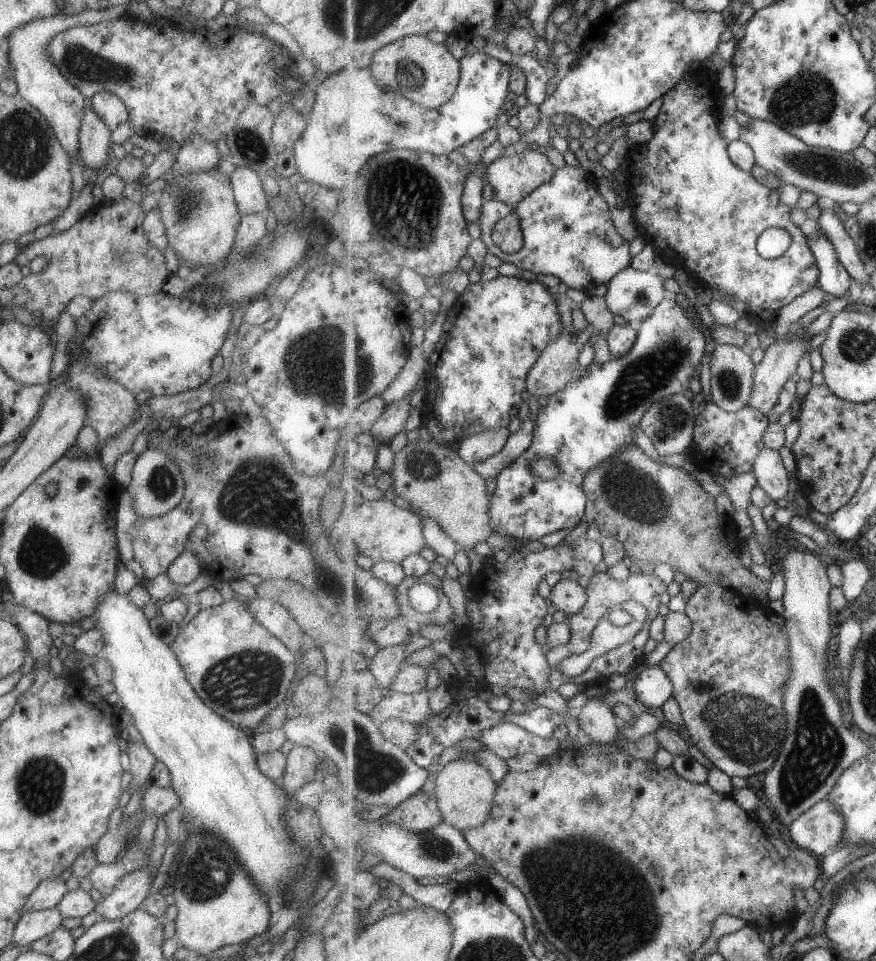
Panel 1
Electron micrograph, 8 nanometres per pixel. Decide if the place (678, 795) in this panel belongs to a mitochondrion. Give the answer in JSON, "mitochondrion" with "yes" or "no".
{"mitochondrion":"no"}

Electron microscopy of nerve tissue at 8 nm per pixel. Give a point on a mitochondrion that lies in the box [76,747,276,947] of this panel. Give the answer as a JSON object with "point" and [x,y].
{"point":[208,870]}

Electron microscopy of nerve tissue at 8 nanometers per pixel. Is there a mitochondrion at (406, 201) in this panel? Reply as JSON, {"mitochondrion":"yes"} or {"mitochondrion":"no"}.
{"mitochondrion":"yes"}

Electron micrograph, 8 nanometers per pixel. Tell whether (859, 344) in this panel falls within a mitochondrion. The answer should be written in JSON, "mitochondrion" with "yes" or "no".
{"mitochondrion":"yes"}

